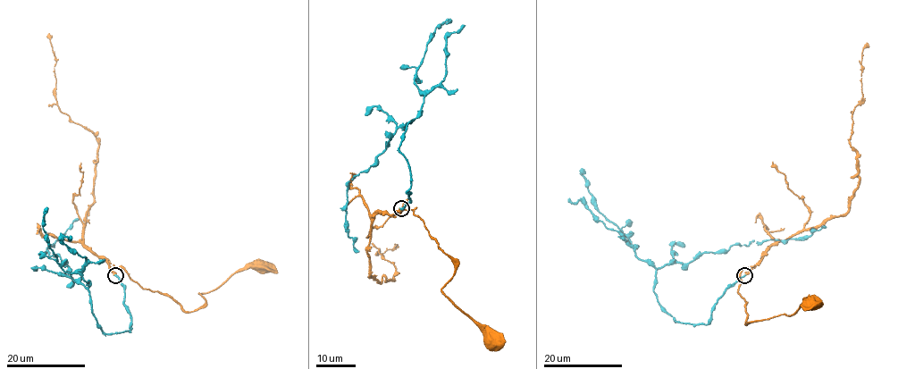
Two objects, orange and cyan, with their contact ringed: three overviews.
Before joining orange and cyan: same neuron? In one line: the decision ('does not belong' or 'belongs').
belongs

